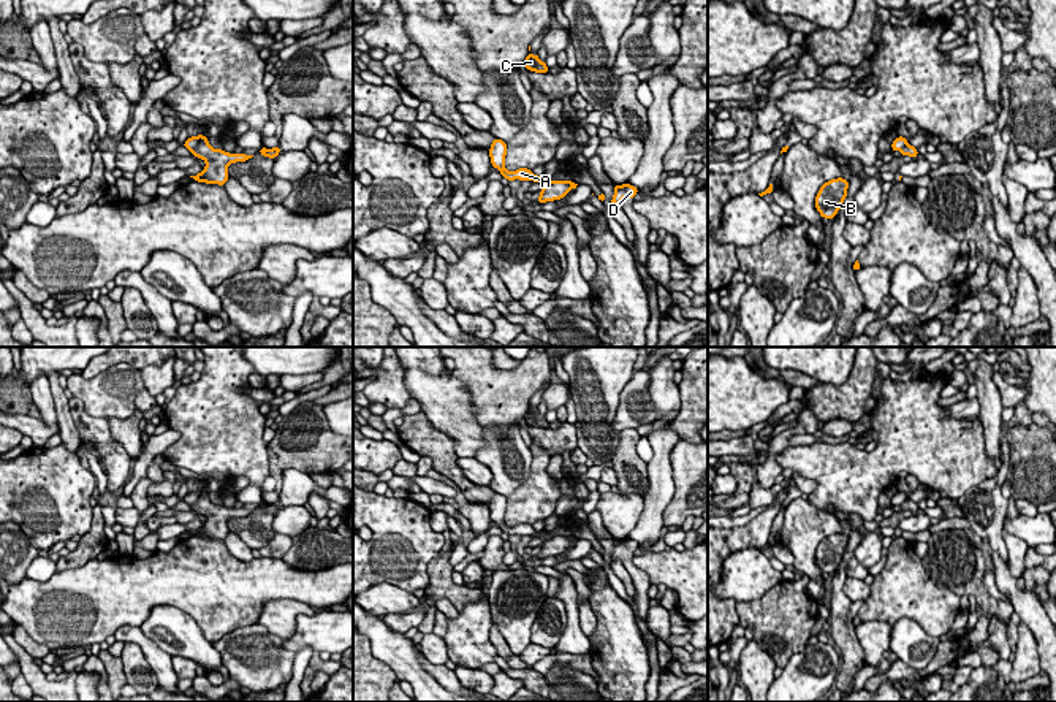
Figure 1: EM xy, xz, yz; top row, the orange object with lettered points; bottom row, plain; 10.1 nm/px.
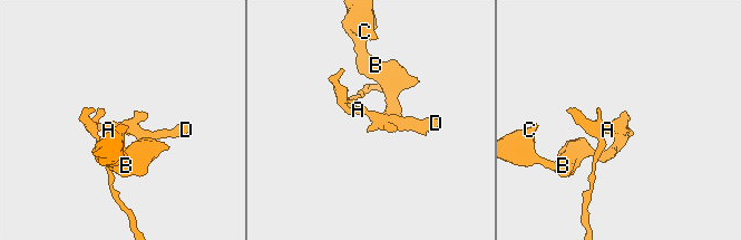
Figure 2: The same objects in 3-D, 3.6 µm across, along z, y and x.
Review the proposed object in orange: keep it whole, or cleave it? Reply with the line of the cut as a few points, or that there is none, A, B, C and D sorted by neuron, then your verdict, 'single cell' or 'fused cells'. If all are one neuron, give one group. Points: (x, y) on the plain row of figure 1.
cut in xy along (205, 492), (190, 504); A / B C D; fused cells

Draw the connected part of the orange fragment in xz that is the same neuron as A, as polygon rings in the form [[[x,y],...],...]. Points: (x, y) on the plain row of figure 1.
[[[494,493],[491,504],[489,504],[489,512],[491,512],[491,520],[494,523],[497,523],[502,529],[502,532],[508,534],[508,536],[534,536],[534,537],[541,537],[543,542],[551,539],[551,532],[549,531],[535,531],[532,528],[532,525],[527,523],[519,523],[516,526],[507,526],[505,525],[505,510],[507,510],[507,498]]]

